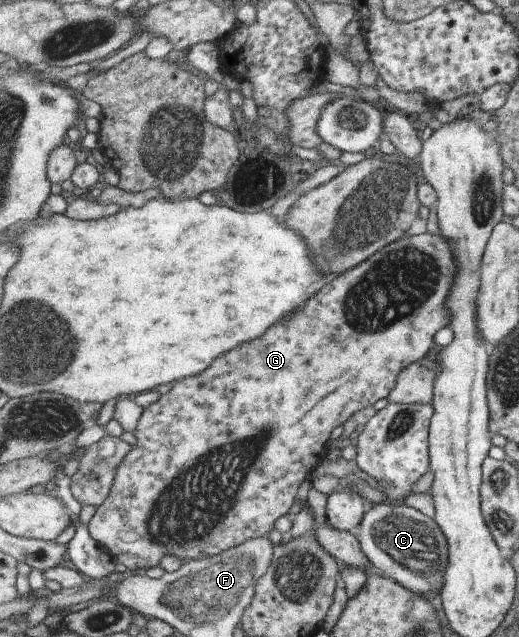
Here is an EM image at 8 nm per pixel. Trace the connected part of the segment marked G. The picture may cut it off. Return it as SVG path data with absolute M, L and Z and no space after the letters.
M422 233L413 237L405 237L391 242L380 250L373 258L358 265L354 270L341 274L320 290L318 295L310 299L310 303L286 319L272 327L262 339L254 343L244 343L234 351L228 351L210 369L206 369L196 377L177 382L172 390L160 397L155 404L145 409L138 430L135 432L136 444L118 469L118 477L108 501L97 509L89 523L92 537L101 544L111 557L128 567L129 572L161 565L165 555L178 555L180 559L196 561L200 557L216 557L256 538L266 537L276 529L280 517L289 515L296 505L300 487L309 481L312 473L327 457L332 444L332 433L336 427L348 423L354 415L364 409L374 407L380 399L389 398L398 385L398 377L406 367L418 363L430 351L430 339L440 327L450 325L450 311L446 305L446 297L450 295L450 287L454 287L454 275L458 267L454 261L454 251L450 251L450 243L438 233Z

